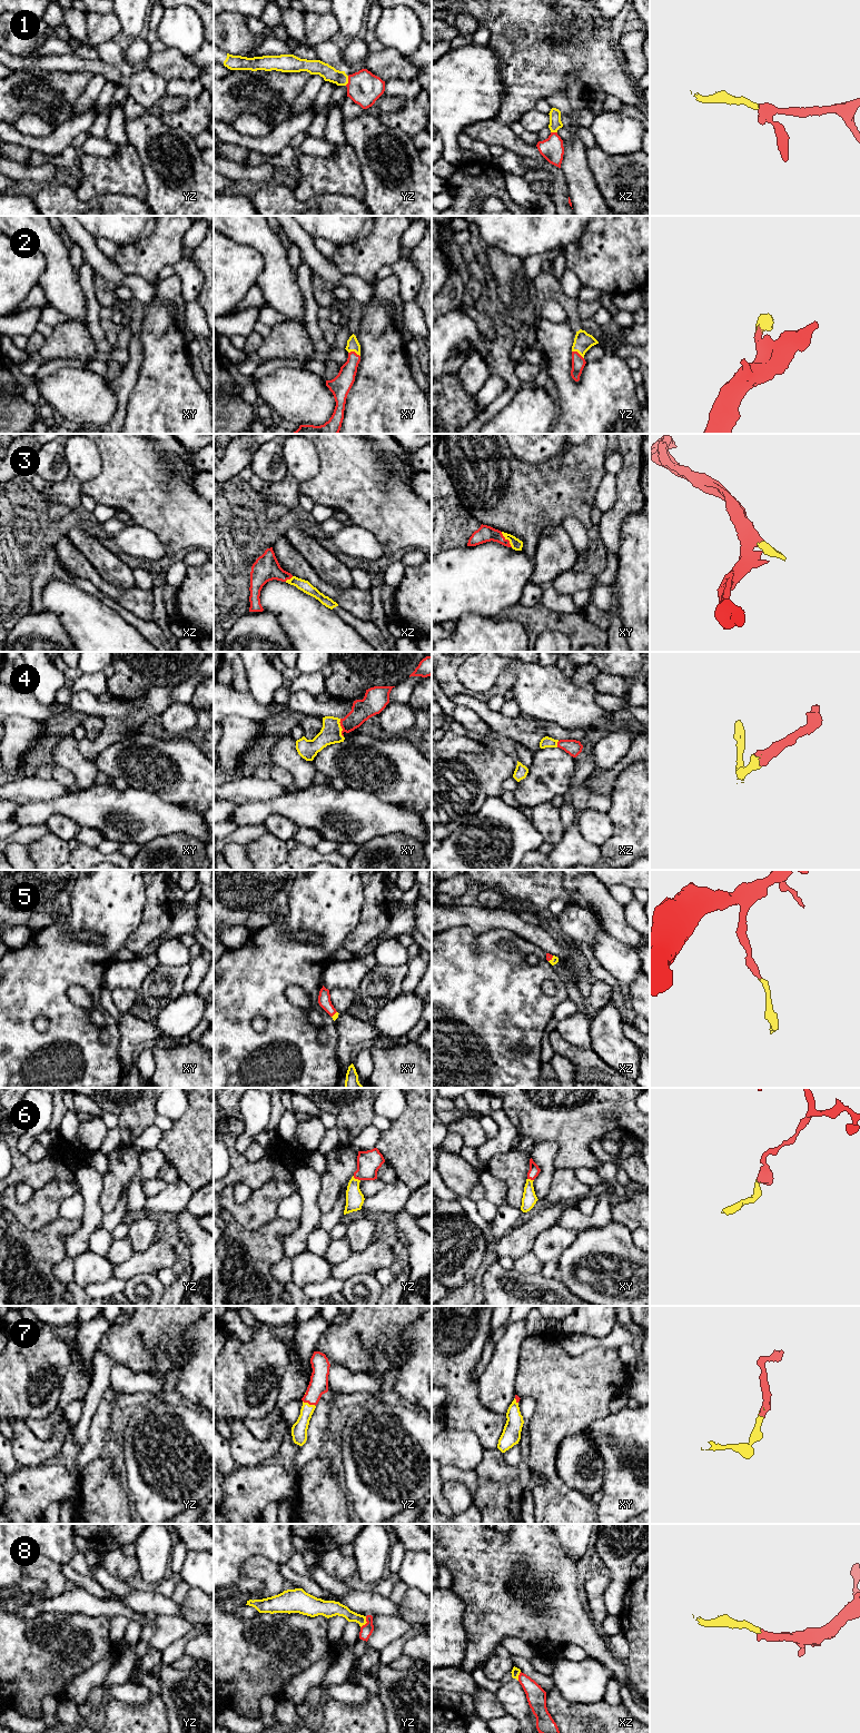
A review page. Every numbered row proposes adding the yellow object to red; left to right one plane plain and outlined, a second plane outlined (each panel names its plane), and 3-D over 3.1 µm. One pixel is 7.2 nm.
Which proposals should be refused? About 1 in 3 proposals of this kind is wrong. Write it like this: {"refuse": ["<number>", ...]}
{"refuse": ["8"]}

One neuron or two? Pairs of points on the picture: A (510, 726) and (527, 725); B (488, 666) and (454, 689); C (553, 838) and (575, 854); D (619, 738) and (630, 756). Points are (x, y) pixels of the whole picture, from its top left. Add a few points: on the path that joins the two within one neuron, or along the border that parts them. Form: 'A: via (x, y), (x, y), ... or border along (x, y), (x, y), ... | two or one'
A: via (514, 726), (523, 726) | one
B: border along (460, 664), (457, 679), (464, 685), (487, 690) | two
C: border along (564, 830), (561, 840), (554, 848) | two
D: border along (633, 739), (630, 749), (608, 769) | two

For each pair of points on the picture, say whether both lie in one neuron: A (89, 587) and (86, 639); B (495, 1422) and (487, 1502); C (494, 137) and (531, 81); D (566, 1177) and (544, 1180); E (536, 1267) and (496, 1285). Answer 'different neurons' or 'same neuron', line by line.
A: different neurons
B: different neurons
C: different neurons
D: different neurons
E: different neurons

